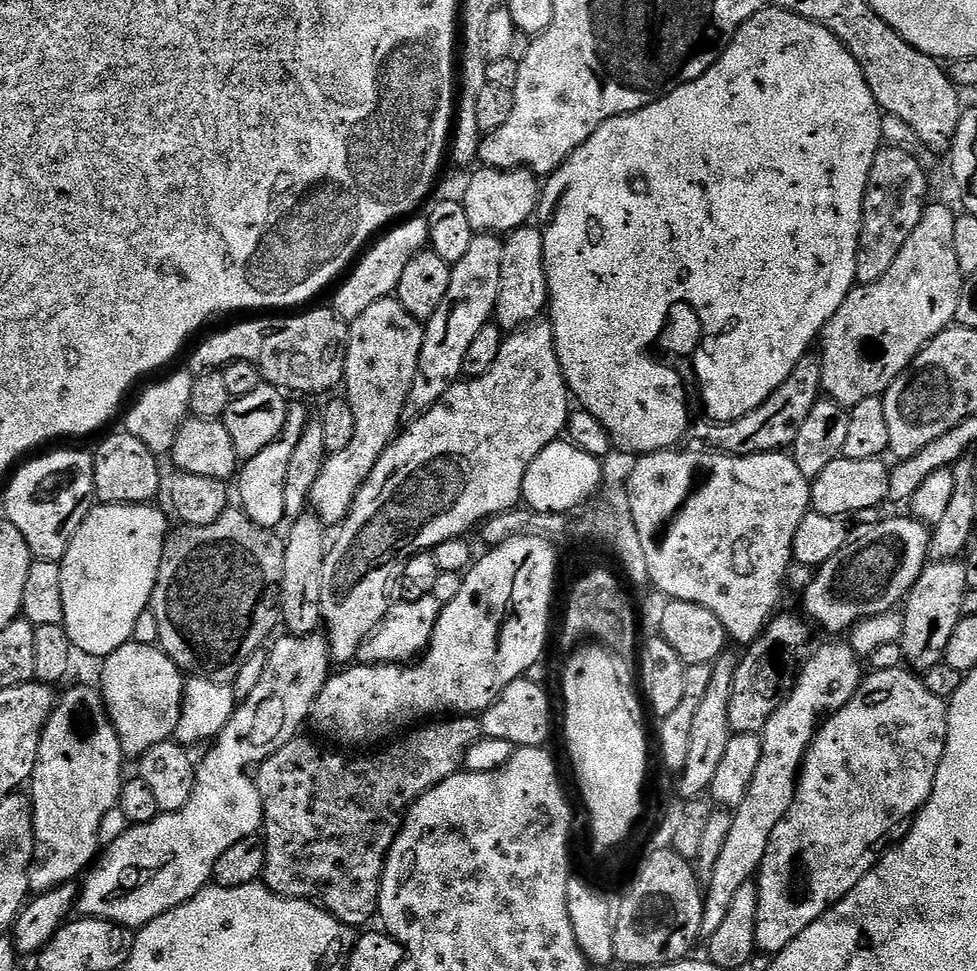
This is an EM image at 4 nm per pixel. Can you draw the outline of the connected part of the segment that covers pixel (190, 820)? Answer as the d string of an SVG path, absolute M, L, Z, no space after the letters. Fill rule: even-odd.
M216 736L212 746L205 754L204 761L195 765L196 778L192 781L192 793L181 808L176 812L160 812L144 824L131 825L127 829L129 832L122 833L109 848L107 845L103 849L102 855L83 877L84 888L82 884L78 892L74 908L81 917L97 916L123 925L125 929L139 930L163 912L168 912L177 904L184 904L194 894L201 892L209 883L218 858L222 858L222 854L226 854L234 842L255 837L261 831L264 811L260 795L253 777L244 773L247 764L252 766L257 763L256 748L261 748L260 744L244 740L244 736L236 736L236 740L228 740L228 744L224 744L224 740Z

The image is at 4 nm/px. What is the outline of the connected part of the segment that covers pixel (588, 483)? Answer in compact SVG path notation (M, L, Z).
M557 438L529 459L520 483L523 503L533 512L571 513L600 484L601 461L564 438Z

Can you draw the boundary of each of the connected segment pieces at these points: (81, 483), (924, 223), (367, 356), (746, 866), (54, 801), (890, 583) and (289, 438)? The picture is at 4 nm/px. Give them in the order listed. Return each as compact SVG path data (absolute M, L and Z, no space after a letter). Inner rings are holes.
M60 448L57 452L48 452L45 456L30 461L29 464L21 463L11 473L10 479L7 481L7 483L9 482L8 489L4 492L4 512L8 515L5 517L7 523L16 527L18 534L22 534L22 538L26 538L33 557L41 560L59 561L60 557L64 555L66 547L64 527L67 526L68 519L75 514L76 507L87 496L91 497L94 492L92 487L94 478L92 458L93 453L91 451L83 452L80 448Z
M929 203L920 216L918 226L896 250L887 270L874 282L853 287L838 306L838 310L824 324L818 337L820 344L820 388L825 397L841 406L880 396L888 381L908 367L939 332L955 321L956 298L960 295L961 273L952 251L952 238L956 216L944 204Z
M385 298L366 306L366 310L347 325L346 343L342 349L342 385L348 391L346 399L352 411L352 436L342 450L331 453L327 457L329 460L319 465L307 494L307 499L312 500L311 511L321 524L335 526L344 521L364 480L374 470L376 460L397 435L396 423L408 404L408 387L412 385L412 373L416 370L423 340L421 321L415 320L395 298Z
M786 700L763 723L760 761L748 783L747 792L734 808L730 834L726 834L726 844L722 846L716 865L706 880L702 923L705 929L711 930L719 924L734 894L757 875L770 842L770 834L774 834L774 826L778 826L780 817L787 812L792 802L798 769L817 727L812 723L812 704L808 704L808 712L804 712L804 704L789 704Z
M84 684L68 688L64 697L55 701L40 730L30 764L35 851L28 887L36 894L73 881L97 859L102 848L100 823L111 808L113 811L117 807L120 798L120 771L126 758L105 712L101 693L92 688Z
M911 515L892 516L889 520L868 522L868 532L872 536L864 536L864 544L852 544L852 548L838 550L838 554L830 557L825 564L815 569L816 577L808 584L804 592L804 608L828 632L847 633L856 622L865 617L889 613L894 604L899 605L912 588L920 580L920 571L924 563L929 563L928 538L929 525Z
M293 403L289 407L287 416L283 420L282 431L278 438L272 439L262 450L258 450L253 456L247 457L243 461L242 467L238 472L238 481L240 480L240 501L239 507L246 515L258 526L279 529L280 519L284 516L284 505L286 499L284 496L284 479L286 478L286 466L290 461L292 450L298 446L298 441L302 432L302 426L294 422L293 418L304 410L300 404Z

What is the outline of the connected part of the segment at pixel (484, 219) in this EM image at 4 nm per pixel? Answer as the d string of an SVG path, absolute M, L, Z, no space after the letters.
M524 166L514 168L490 168L481 167L481 172L472 172L469 175L469 186L466 194L462 199L464 209L466 210L466 218L470 218L470 226L473 230L480 234L507 234L515 230L515 228L523 228L529 223L528 220L532 216L532 211L536 208L536 199L541 199L542 188L536 180L537 173L529 170Z

